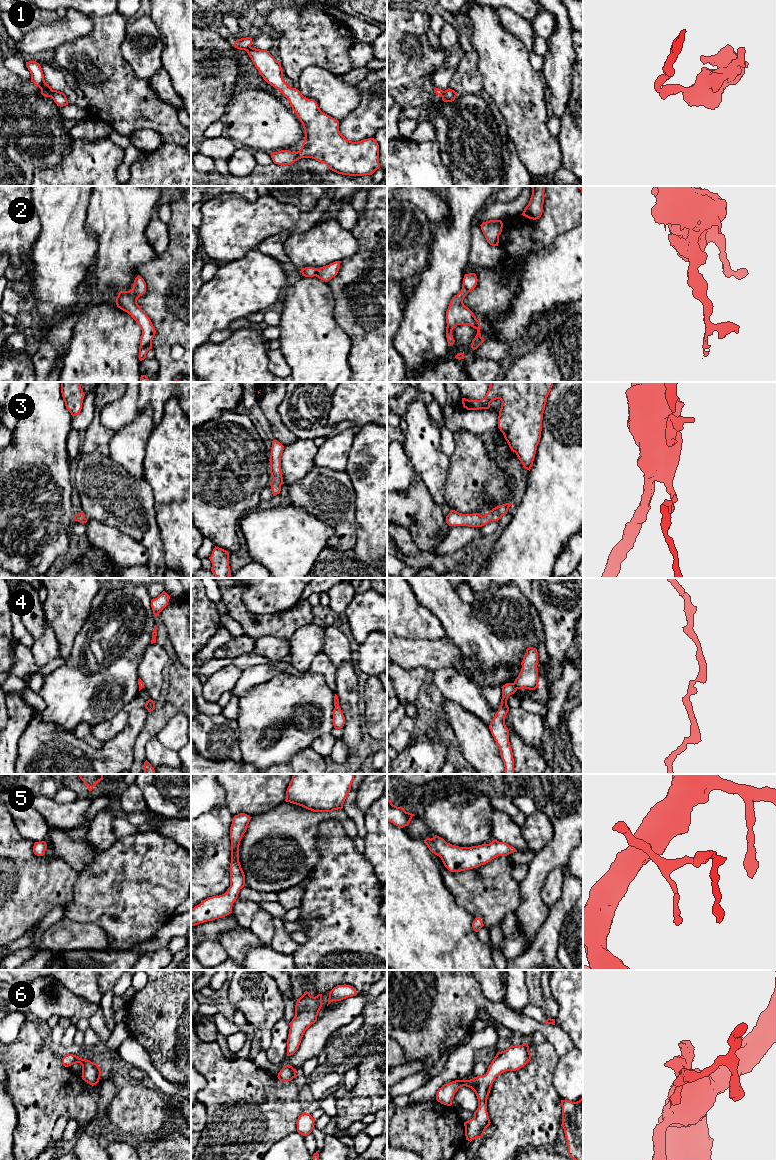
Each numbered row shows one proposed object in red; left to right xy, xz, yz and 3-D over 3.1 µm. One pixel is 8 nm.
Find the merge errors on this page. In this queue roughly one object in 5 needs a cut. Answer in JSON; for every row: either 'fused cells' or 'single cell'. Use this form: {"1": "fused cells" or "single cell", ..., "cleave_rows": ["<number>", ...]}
{"1": "fused cells", "2": "single cell", "3": "single cell", "4": "single cell", "5": "single cell", "6": "single cell", "cleave_rows": ["1"]}

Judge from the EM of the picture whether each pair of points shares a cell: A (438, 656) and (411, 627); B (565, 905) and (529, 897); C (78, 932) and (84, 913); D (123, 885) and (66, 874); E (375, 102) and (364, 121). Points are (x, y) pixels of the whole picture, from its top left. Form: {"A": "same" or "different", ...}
{"A": "different", "B": "different", "C": "different", "D": "different", "E": "same"}

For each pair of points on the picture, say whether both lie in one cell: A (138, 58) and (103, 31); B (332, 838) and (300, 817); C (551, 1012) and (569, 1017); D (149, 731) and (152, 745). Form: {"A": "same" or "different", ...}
{"A": "different", "B": "different", "C": "different", "D": "different"}

